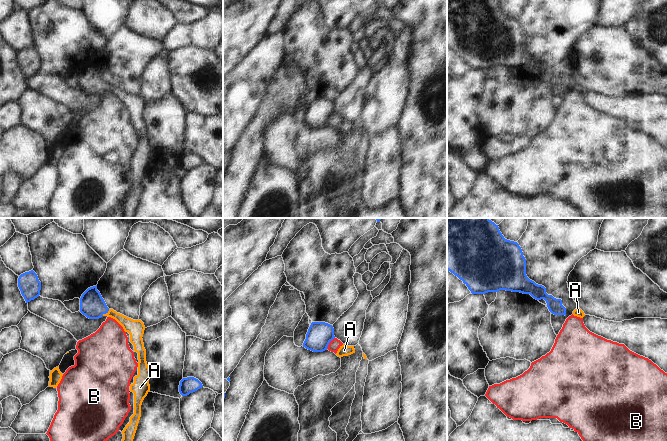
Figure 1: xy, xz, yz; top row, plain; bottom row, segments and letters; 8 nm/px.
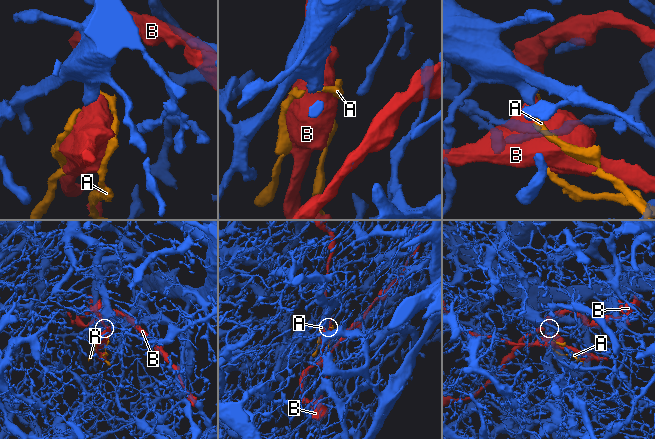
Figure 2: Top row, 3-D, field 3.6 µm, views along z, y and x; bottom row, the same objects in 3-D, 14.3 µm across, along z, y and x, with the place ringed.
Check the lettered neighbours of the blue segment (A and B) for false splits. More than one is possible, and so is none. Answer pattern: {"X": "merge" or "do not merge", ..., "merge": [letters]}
{"A": "merge", "B": "do not merge", "merge": ["A"]}

